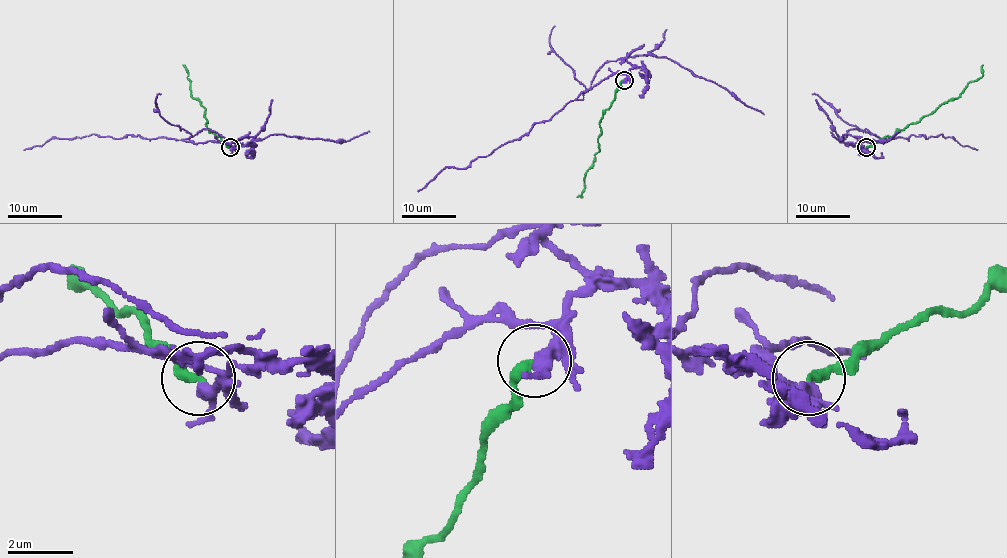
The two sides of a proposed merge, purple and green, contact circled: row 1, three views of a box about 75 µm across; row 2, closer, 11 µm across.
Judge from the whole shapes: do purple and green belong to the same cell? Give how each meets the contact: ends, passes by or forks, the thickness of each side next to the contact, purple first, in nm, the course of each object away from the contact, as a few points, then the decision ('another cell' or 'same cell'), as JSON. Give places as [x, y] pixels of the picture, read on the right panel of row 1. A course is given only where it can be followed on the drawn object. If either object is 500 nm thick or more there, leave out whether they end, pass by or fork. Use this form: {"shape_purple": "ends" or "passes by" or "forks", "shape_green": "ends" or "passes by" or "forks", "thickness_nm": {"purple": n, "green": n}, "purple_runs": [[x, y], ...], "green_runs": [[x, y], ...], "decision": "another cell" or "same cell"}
{"shape_purple": "passes by", "shape_green": "ends", "thickness_nm": {"purple": 280, "green": 300}, "purple_runs": [[865, 147], [859, 143], [941, 134], [976, 150]], "green_runs": [[865, 147], [930, 115], [941, 104], [957, 97], [970, 82], [982, 76], [983, 65]], "decision": "another cell"}

